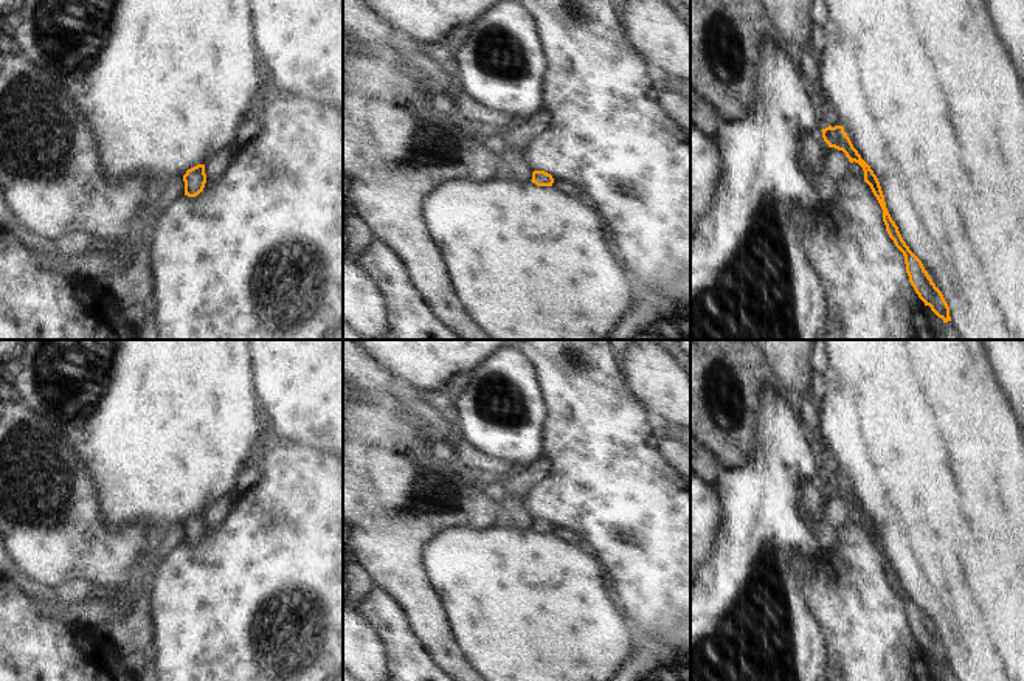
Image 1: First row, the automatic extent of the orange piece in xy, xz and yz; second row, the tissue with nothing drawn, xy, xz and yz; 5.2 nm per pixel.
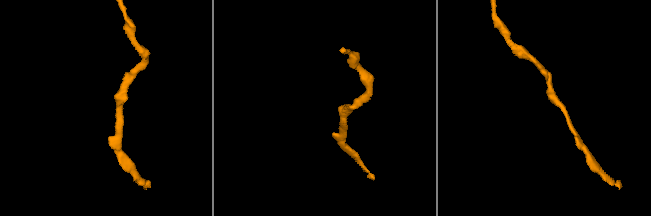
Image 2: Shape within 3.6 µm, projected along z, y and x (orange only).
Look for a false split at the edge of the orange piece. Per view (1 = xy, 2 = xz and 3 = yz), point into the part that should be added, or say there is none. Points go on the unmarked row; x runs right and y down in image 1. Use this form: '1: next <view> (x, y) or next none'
1: next none
2: next none
3: next none

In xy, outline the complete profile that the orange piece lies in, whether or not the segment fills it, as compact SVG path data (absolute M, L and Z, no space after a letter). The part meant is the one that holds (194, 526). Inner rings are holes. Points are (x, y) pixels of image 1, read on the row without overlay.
M197 512L186 518L183 523L185 529L185 543L195 544L199 543L206 531L205 512Z

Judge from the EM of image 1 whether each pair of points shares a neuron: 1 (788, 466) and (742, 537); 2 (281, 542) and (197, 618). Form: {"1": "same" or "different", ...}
{"1": "same", "2": "same"}

